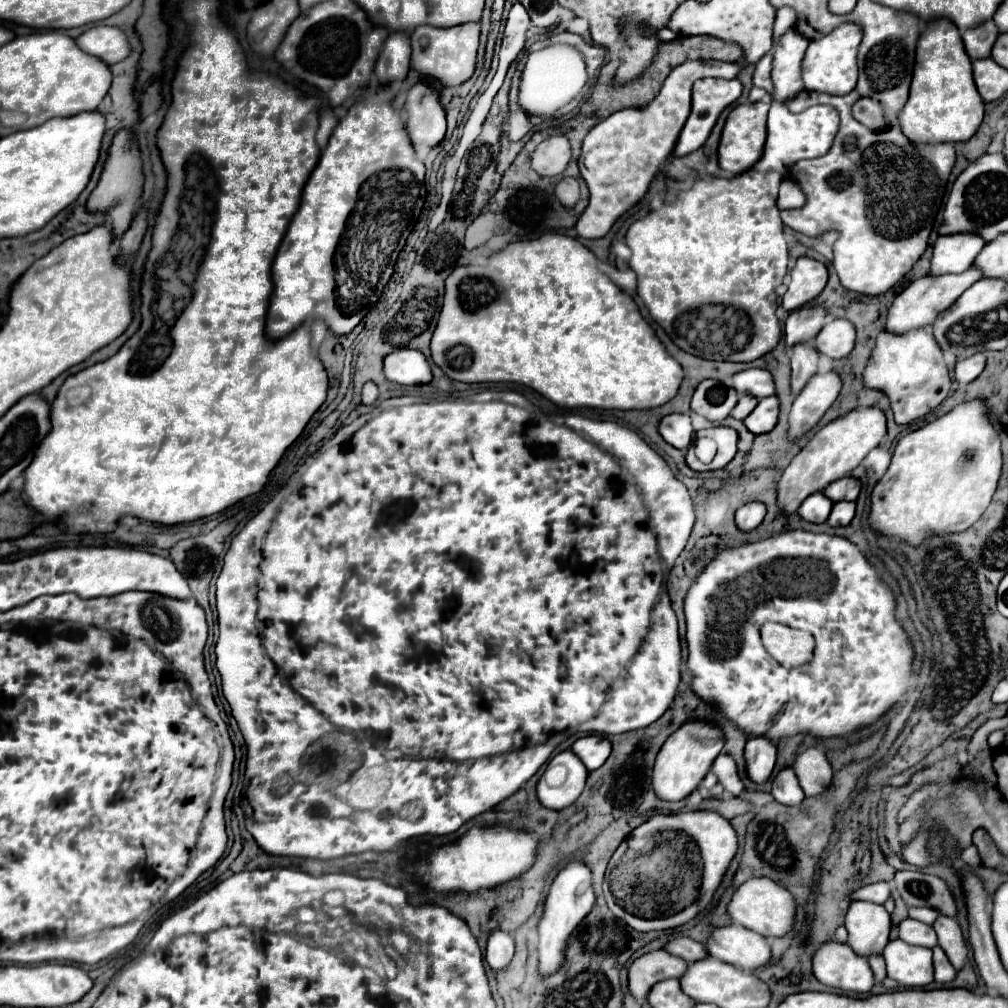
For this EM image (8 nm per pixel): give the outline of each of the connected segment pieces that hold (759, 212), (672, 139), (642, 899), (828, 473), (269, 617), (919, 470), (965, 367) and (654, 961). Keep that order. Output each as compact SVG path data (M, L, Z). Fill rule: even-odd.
M794 28L788 30L778 48L776 48L776 54L774 54L774 70L772 70L772 82L774 82L774 94L772 94L772 100L770 100L770 114L768 114L768 140L766 140L766 148L764 148L764 156L760 158L760 162L736 176L736 178L716 178L712 182L704 182L704 180L698 180L692 190L688 192L682 192L678 196L676 202L672 204L664 204L666 208L660 208L656 212L650 212L646 218L640 218L638 222L634 222L628 232L626 232L626 244L628 248L632 250L632 258L630 258L630 268L638 274L638 296L642 298L642 302L646 304L650 316L654 322L658 322L666 334L672 338L672 342L682 348L684 352L688 354L694 354L698 358L706 358L706 360L728 360L728 362L752 362L764 354L768 354L770 350L776 348L776 344L780 342L780 336L782 336L782 328L780 328L780 320L776 318L776 308L778 308L778 294L776 294L776 288L782 284L786 272L788 272L788 246L786 246L786 240L784 240L784 234L782 234L782 220L780 220L780 210L776 208L776 198L778 198L778 186L782 182L782 178L788 174L790 166L794 166L794 162L802 160L802 158L818 158L818 156L824 156L834 138L836 138L836 130L838 130L838 114L832 106L812 106L812 110L806 110L802 114L792 114L788 108L786 108L786 102L796 98L802 90L804 90L804 82L800 78L802 74L802 58L806 54L806 48L808 48L808 40L798 34Z
M720 60L684 62L670 72L660 94L646 108L626 108L614 112L586 134L578 166L582 178L590 188L590 204L576 224L580 238L604 238L610 232L612 224L644 198L662 162L670 160L678 142L678 134L686 124L686 118L690 114L692 84L706 76L724 76L726 80L732 80L736 78L738 70L740 64L726 64Z
M700 810L680 814L654 814L648 822L632 830L632 834L618 846L618 850L610 858L604 876L606 904L622 922L638 932L672 930L684 926L712 902L736 852L738 836L730 822L716 812Z
M876 406L864 410L850 410L848 414L822 426L814 438L796 454L796 458L784 468L778 484L778 504L786 514L798 510L802 500L818 490L824 490L830 482L850 476L850 472L864 460L864 456L876 448L886 436L886 416Z
M431 354L429 362L431 370L435 370L433 380L429 384L416 386L398 384L390 399L382 401L371 412L350 423L350 426L341 427L331 439L309 457L303 469L297 471L295 477L287 482L289 487L286 493L277 493L250 522L246 522L246 526L232 538L232 544L224 556L224 568L216 582L216 606L218 606L218 624L220 624L220 636L216 642L216 656L218 656L216 668L222 676L222 692L232 708L232 716L236 718L244 734L244 740L248 744L240 802L240 804L252 806L252 814L250 818L246 818L246 828L254 836L258 846L268 854L330 860L346 854L360 854L366 850L386 852L396 844L416 836L426 836L426 834L442 836L442 834L456 832L466 820L490 810L498 802L512 796L524 782L528 782L538 772L538 768L550 758L550 754L556 748L554 744L550 746L550 742L544 742L548 732L564 730L568 726L578 726L582 722L584 722L582 724L584 732L598 732L604 736L646 728L652 722L656 722L672 704L680 682L678 622L676 622L674 610L670 608L668 594L660 594L660 588L662 588L660 556L664 558L666 566L672 568L678 554L684 550L684 544L694 526L694 508L686 486L680 484L680 480L676 480L676 476L672 474L664 458L658 456L636 432L628 428L622 428L614 422L592 422L588 418L574 416L574 414L564 416L564 424L568 428L558 426L548 420L536 418L532 412L524 408L518 408L506 402L486 402L490 401L490 389L486 390L486 398L487 396L488 398L484 400L484 384L455 382L433 363ZM622 466L634 476L642 492L644 504L634 484L628 484L628 494L626 494L626 480L624 480ZM648 514L650 514L652 530L656 530L656 534L648 526ZM276 668L284 670L286 682L294 690L282 682ZM366 730L382 734L384 741L373 743L372 753L366 754L363 760L361 732ZM356 778L362 778L358 782L364 782L364 778L366 780L380 778L382 782L388 782L388 790L384 790L384 798L380 798L376 806L370 806L372 802L368 802L368 800L374 800L374 796L364 798L366 800L364 810L360 810L360 806L352 806L356 802L354 796L356 798L364 796L362 792L360 794L356 792L352 794L352 802L348 802L346 782ZM412 802L416 802L418 806L404 808L406 804L412 804Z
M980 398L968 400L964 404L954 406L944 416L906 434L896 444L890 468L872 490L870 526L882 534L896 536L912 546L922 544L930 536L942 536L960 532L960 528L970 528L988 508L992 494L996 492L1000 474L1002 474L1000 434L990 422L988 406Z
M982 352L980 354L974 354L972 358L958 360L956 362L956 368L954 368L954 378L960 384L968 384L968 382L972 382L974 378L980 376L980 372L984 370L984 366L986 366L986 356Z
M656 950L632 962L628 970L628 986L632 996L636 1000L642 1000L648 996L648 992L656 982L662 982L668 978L682 978L686 970L688 970L686 960L676 958L666 950Z

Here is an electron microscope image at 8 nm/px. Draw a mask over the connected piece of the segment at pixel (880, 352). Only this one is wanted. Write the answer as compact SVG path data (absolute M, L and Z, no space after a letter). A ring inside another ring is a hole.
M926 326L908 334L888 334L888 330L882 330L864 370L864 384L882 390L890 398L898 424L908 424L934 410L948 396L950 374L942 350L936 346L936 338L932 338L932 328Z

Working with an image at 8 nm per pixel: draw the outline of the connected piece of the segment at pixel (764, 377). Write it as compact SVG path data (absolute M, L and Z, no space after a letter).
M744 370L732 376L732 386L738 394L750 394L756 398L766 398L768 394L776 394L776 386L772 382L772 374L768 370Z

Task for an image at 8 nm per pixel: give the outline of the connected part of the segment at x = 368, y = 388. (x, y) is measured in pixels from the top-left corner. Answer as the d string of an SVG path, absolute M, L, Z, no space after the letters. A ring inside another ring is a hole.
M366 382L362 390L362 404L374 404L378 398L378 386L374 382Z

